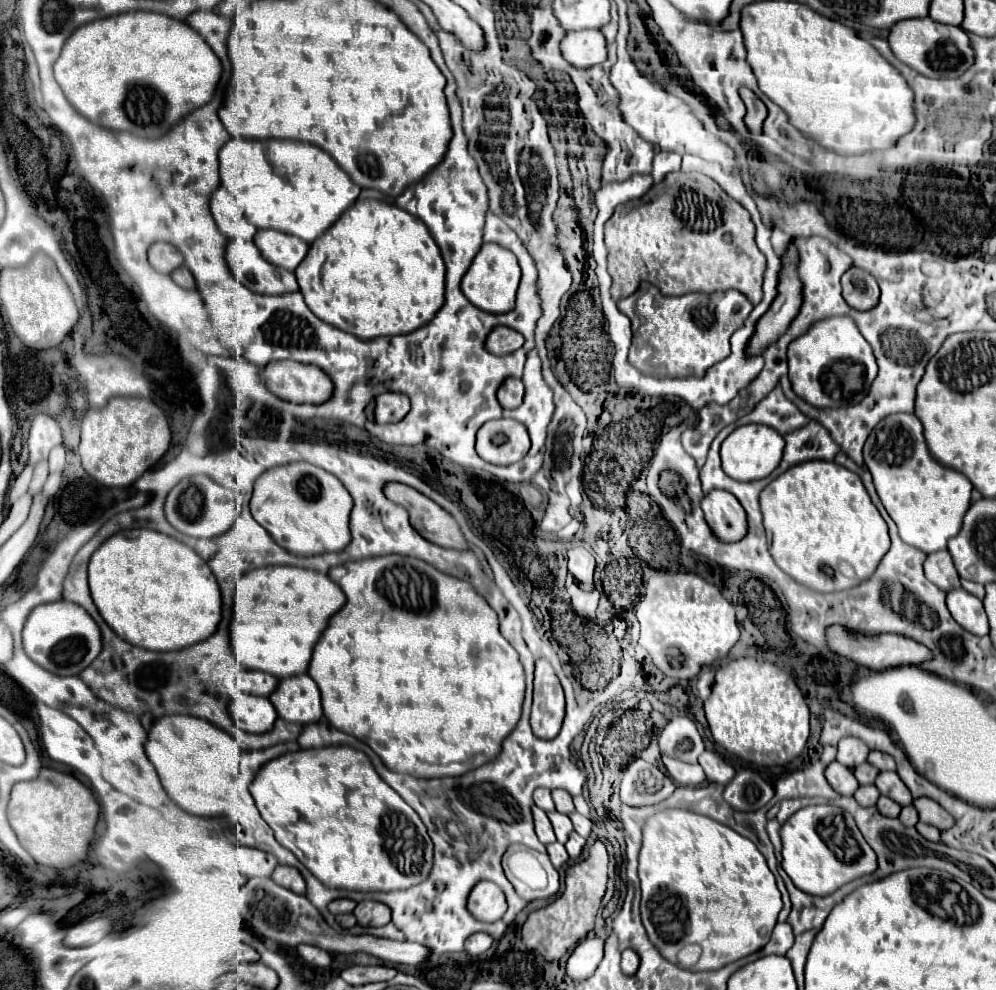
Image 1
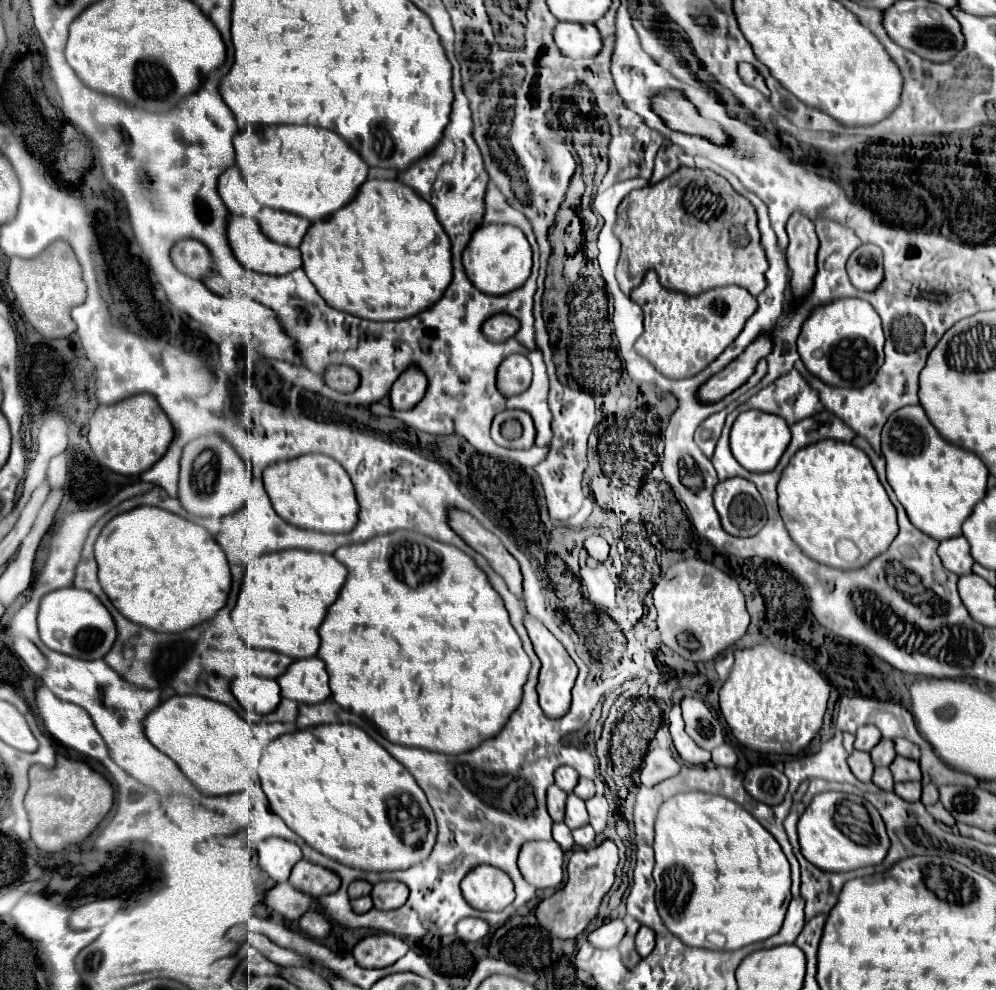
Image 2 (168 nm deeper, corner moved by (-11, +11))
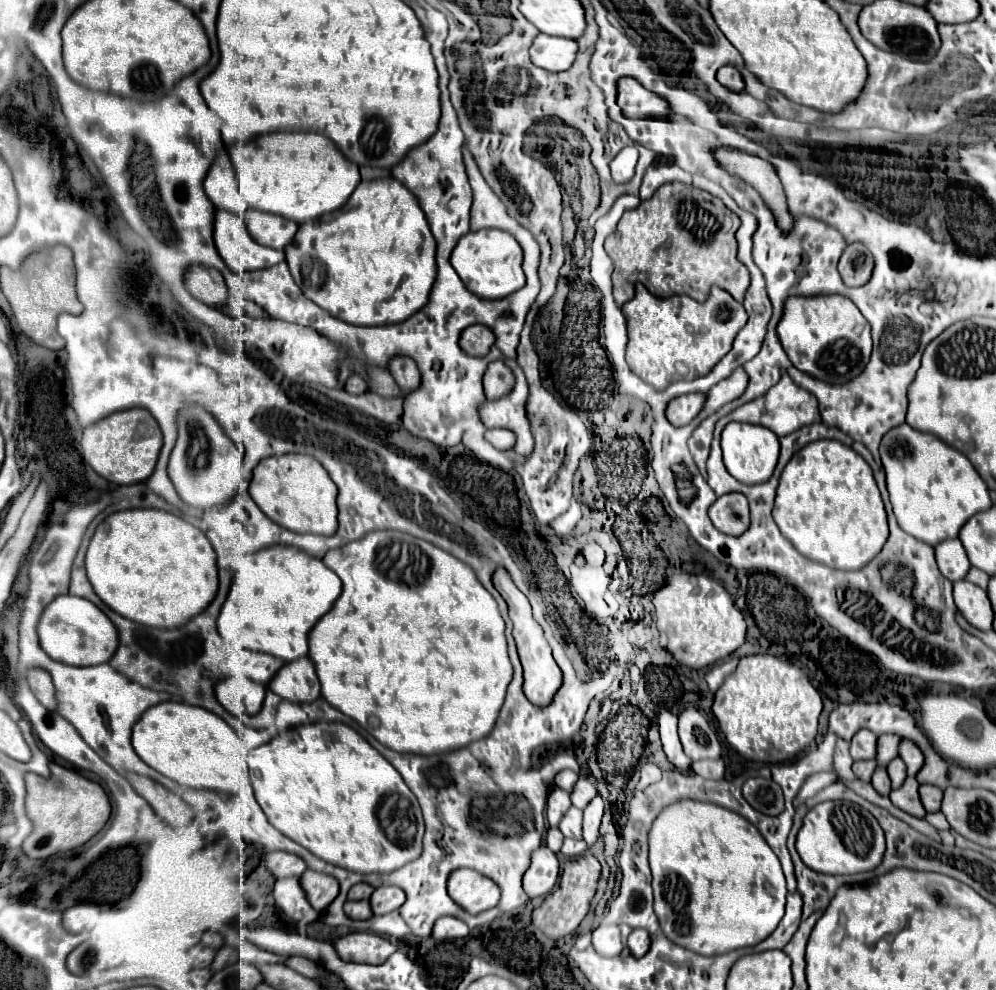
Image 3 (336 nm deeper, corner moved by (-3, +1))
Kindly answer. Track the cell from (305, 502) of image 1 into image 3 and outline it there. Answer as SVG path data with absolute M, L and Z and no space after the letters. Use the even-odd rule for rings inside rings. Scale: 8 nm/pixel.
M284 454L262 460L254 468L250 496L268 518L290 532L334 536L338 530L338 488L328 472L322 468L322 464L316 462L312 456Z

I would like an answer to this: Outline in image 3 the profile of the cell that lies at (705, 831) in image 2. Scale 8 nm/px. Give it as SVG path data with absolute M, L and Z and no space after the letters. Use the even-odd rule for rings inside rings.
M678 800L654 820L650 834L654 912L668 940L702 956L762 942L784 916L786 880L778 856L740 814L718 804Z

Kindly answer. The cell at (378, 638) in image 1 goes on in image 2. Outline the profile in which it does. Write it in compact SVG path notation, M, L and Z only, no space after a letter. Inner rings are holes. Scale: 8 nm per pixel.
M396 530L396 532L390 532L390 536L374 536L372 540L366 540L360 544L340 546L334 552L334 558L340 560L348 568L348 580L346 580L344 588L340 590L338 600L328 608L328 614L322 622L322 626L318 628L318 634L320 634L318 658L324 660L326 670L330 674L332 698L342 708L372 720L390 742L402 744L402 746L426 748L430 752L442 752L442 754L456 756L456 754L476 748L478 744L482 744L482 740L496 736L498 730L502 730L502 724L506 724L506 720L510 718L510 712L514 712L520 704L522 686L526 684L526 676L530 670L530 658L522 650L520 638L510 624L502 598L490 586L486 574L476 566L476 562L460 548L438 542L430 536L424 536L424 534L412 532L412 530Z

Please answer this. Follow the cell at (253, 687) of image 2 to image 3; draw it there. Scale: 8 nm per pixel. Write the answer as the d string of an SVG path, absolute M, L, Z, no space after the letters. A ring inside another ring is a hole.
M224 678L216 686L218 702L238 718L254 716L262 710L266 696L266 686L250 680L250 678Z

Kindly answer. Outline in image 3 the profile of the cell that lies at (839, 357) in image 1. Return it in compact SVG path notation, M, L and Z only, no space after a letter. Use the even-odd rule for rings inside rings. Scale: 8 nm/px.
M838 294L790 298L778 324L778 336L790 362L798 370L830 384L846 384L862 374L872 352L868 320L852 300Z

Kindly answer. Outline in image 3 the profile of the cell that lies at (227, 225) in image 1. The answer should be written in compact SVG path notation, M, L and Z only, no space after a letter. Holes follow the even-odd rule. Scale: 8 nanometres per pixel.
M220 150L214 166L210 168L206 180L204 180L206 196L212 200L212 204L218 210L230 210L238 216L246 214L250 208L242 194L238 192L238 182L234 178L234 166L230 162L230 156L226 150Z

